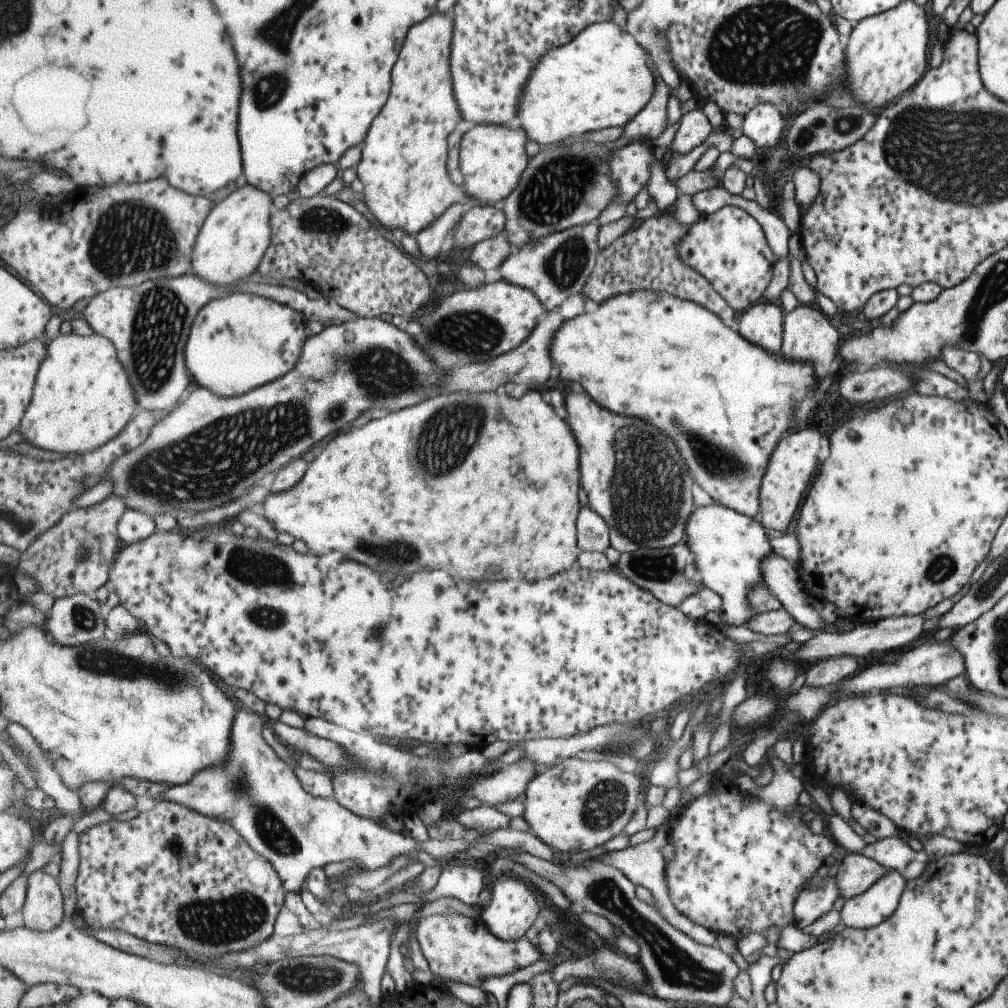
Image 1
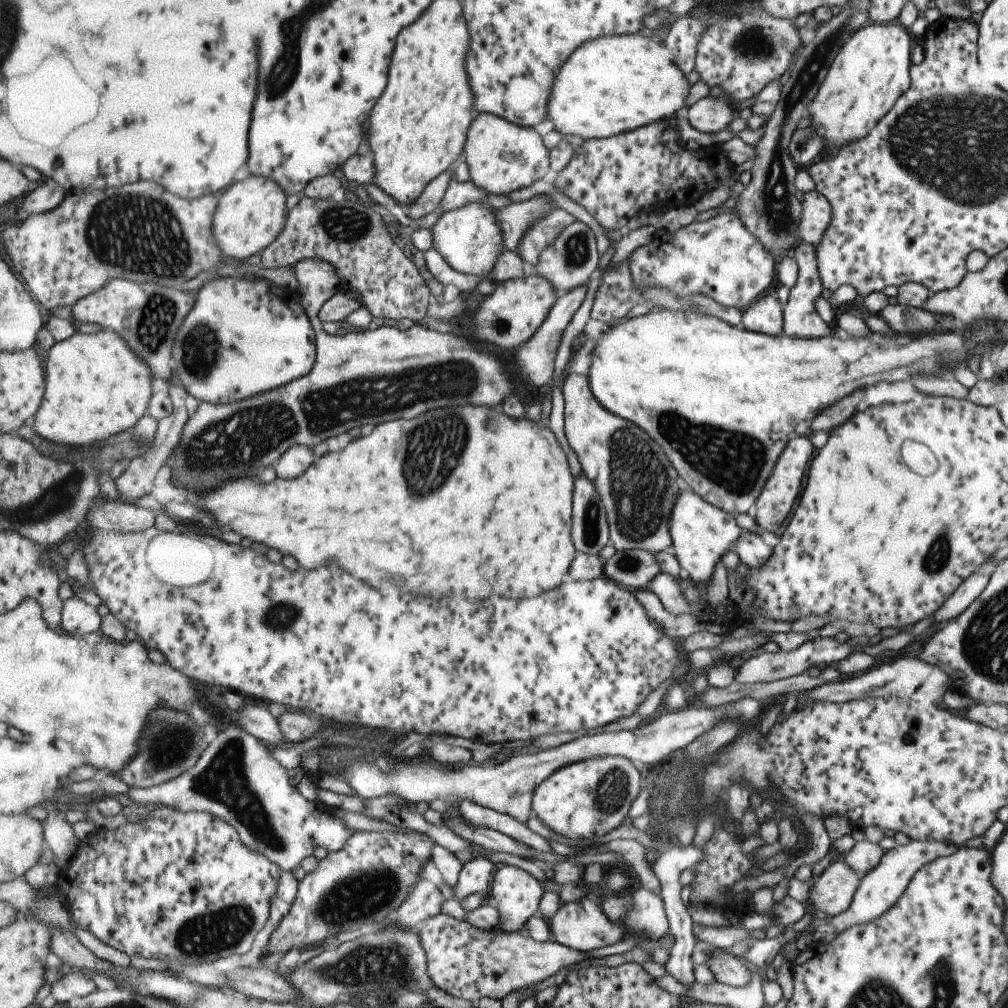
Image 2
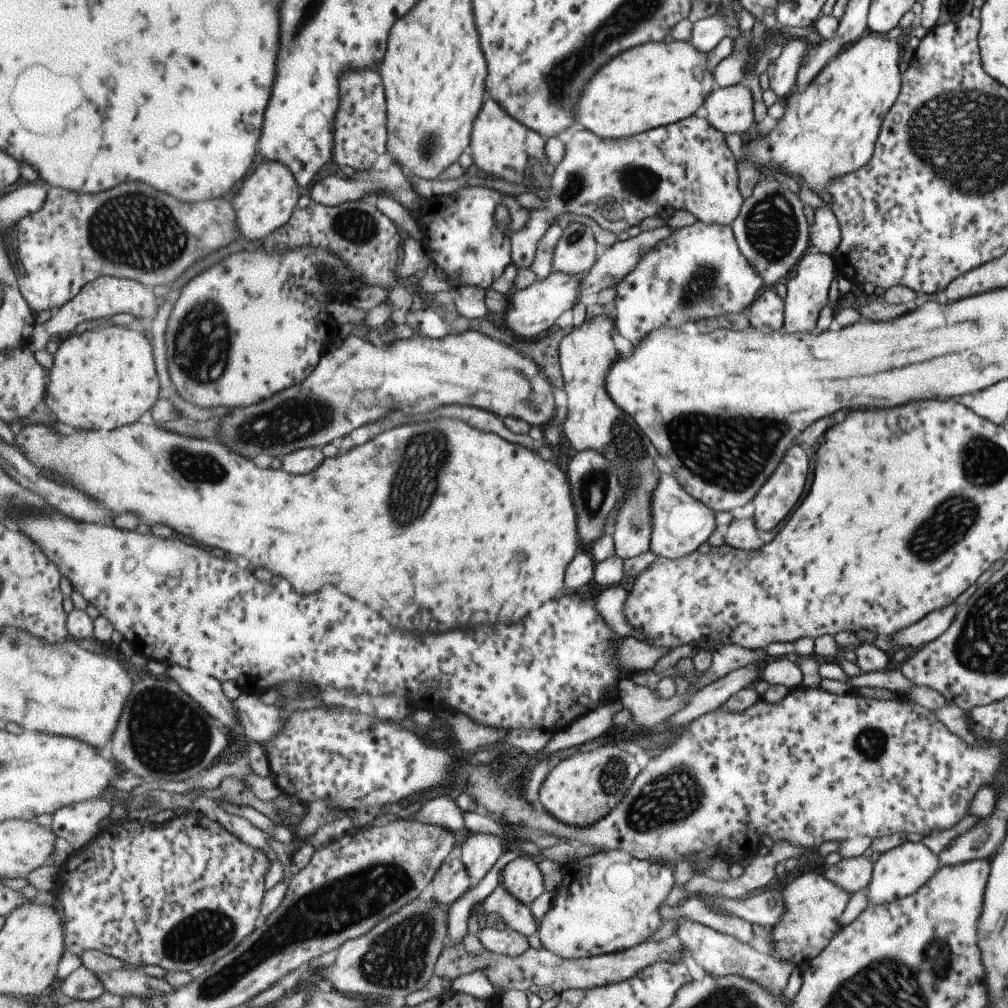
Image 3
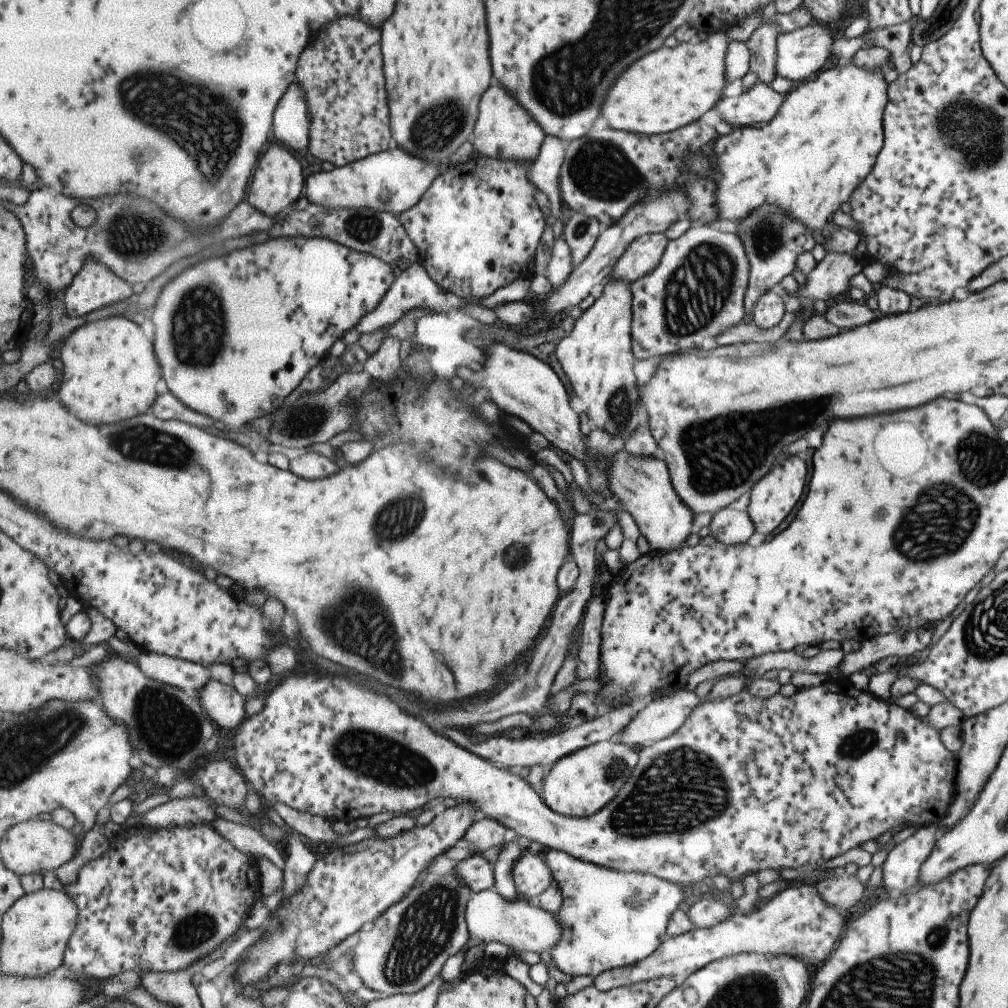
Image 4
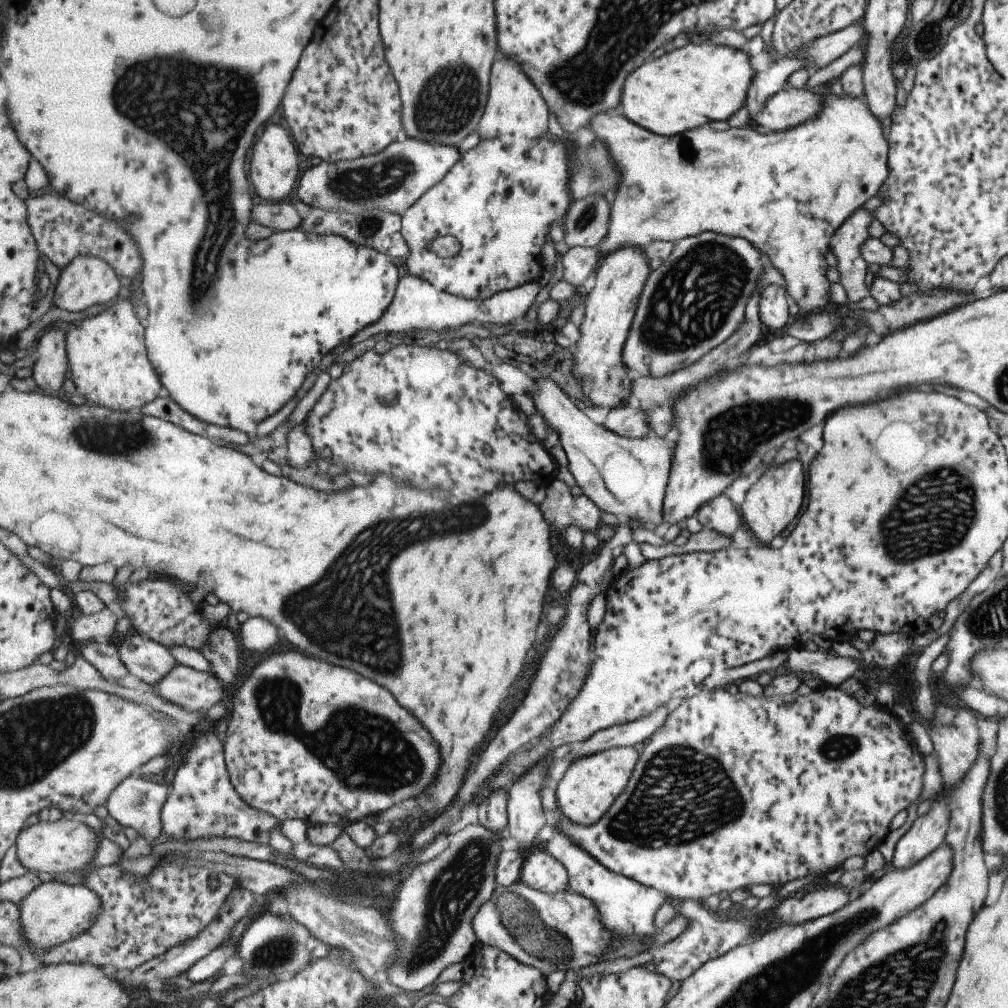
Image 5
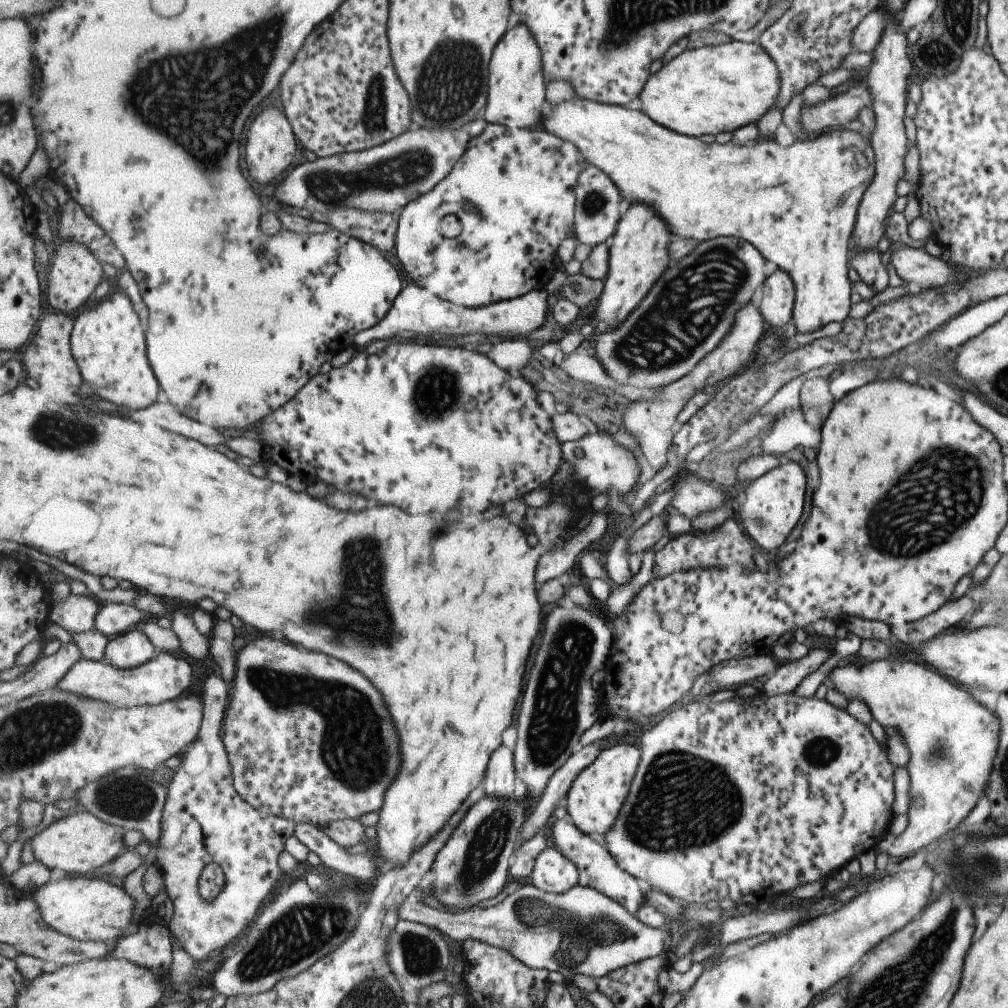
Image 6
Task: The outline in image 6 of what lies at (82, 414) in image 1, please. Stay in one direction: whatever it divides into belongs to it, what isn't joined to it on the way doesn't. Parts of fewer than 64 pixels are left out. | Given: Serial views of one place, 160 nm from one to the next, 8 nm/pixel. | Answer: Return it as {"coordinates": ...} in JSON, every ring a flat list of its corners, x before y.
{"coordinates":[[124,291,110,294,74,319,71,342,83,378,101,399,115,402,115,406,125,406,129,411,139,411,157,403,161,388,149,364,145,330]]}

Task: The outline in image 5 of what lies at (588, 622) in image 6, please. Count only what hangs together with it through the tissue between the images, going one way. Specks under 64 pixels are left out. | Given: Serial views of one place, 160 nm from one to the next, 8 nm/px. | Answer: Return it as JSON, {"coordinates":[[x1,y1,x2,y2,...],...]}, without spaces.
{"coordinates":[[549,751,530,771,527,771,520,779,515,780,508,788,510,822,507,835,513,845,518,846,525,854,529,854,535,848,535,836,537,837,543,826,547,826,547,816,545,816,543,802,541,802,541,790,548,786,551,764,553,764,553,752]]}

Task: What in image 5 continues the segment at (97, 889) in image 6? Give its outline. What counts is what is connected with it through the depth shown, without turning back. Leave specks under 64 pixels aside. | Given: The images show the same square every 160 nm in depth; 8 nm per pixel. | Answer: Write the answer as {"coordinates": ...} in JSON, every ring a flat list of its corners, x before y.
{"coordinates":[[54,878,52,881,44,882,41,886,38,886,22,903,22,923,26,937,32,944,32,954,39,950,47,950,51,947,69,942,76,939,83,933,86,933,94,926,102,914,102,898,91,888,89,888,84,882,79,884,65,884,65,882,59,881,58,878]]}

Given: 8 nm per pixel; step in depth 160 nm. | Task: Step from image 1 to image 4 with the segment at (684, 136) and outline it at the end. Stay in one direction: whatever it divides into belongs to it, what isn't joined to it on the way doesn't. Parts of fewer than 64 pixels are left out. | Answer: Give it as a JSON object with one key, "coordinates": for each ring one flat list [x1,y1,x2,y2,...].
{"coordinates":[[754,83,754,85,745,93,737,97,723,97,716,104,716,110,721,114,721,120,724,120,731,127,753,126,753,124,768,123,777,113,784,101,785,94,777,93,768,85,763,83]]}

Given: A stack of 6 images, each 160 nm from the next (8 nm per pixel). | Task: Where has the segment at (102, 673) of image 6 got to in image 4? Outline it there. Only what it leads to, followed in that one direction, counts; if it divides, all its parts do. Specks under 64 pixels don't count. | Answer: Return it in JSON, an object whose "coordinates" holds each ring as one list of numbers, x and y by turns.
{"coordinates":[[211,679,198,692,198,699,210,714,210,718,228,731,237,731,247,716,245,702,248,698,239,694,233,684]]}

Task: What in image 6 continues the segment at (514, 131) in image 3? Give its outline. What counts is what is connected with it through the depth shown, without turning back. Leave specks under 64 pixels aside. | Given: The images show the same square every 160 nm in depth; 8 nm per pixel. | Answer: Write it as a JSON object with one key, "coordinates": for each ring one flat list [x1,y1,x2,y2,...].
{"coordinates":[[525,23,515,25,495,47,490,62,488,105,483,117,488,120,488,124,504,124,514,129,542,126,548,102,545,84,544,56,536,36,529,25]]}

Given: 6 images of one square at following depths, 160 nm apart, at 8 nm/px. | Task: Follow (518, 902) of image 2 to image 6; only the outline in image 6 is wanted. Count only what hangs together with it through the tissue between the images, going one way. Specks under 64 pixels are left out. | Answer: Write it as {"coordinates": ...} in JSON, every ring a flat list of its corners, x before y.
{"coordinates":[[551,846,538,856,532,882,546,893,563,894,580,884,580,872,557,846]]}

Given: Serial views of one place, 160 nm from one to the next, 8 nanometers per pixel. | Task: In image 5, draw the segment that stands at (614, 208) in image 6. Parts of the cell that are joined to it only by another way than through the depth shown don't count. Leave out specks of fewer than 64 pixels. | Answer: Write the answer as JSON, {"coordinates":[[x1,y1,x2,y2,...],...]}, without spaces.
{"coordinates":[[589,195,574,201,562,225,566,244,599,246,610,232,612,212,612,200,605,195]]}

